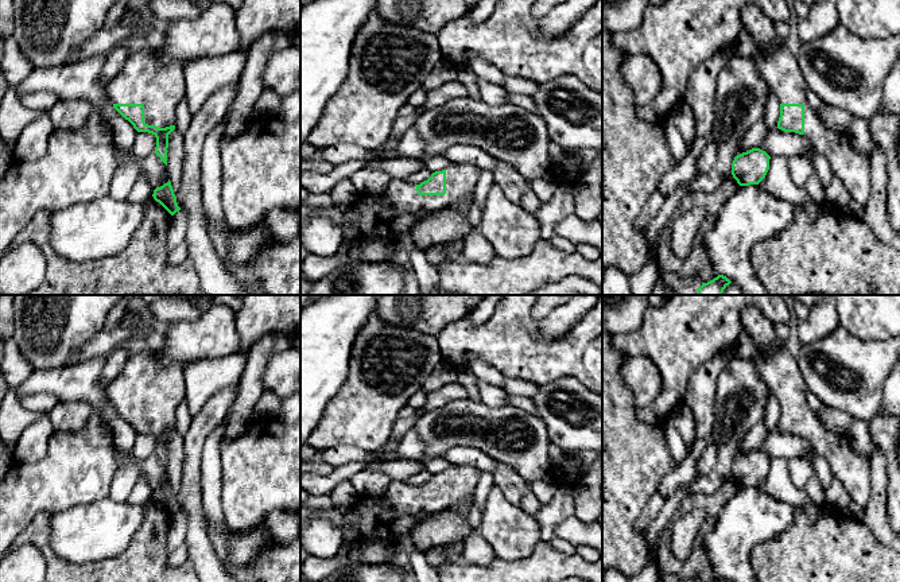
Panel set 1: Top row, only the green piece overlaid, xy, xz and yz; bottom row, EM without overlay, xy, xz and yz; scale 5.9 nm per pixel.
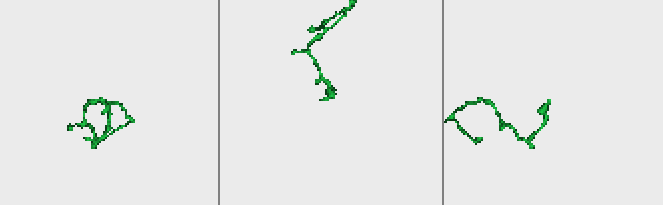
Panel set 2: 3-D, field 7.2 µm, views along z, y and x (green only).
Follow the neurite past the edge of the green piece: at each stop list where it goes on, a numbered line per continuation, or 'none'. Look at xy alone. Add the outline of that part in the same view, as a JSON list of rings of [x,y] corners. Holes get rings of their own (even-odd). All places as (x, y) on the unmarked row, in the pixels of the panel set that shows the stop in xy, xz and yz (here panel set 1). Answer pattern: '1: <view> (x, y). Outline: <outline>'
1: xy (146, 380). Outline: [[[156,352],[137,353],[129,357],[123,372],[108,385],[106,397],[112,406],[143,406],[144,423],[148,427],[175,427],[175,411],[186,399],[183,368],[175,362],[166,362]]]

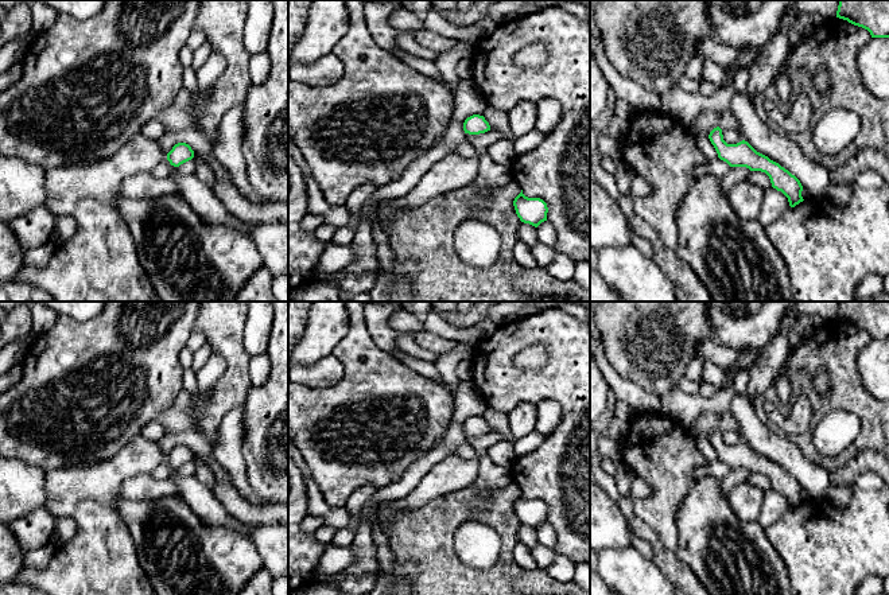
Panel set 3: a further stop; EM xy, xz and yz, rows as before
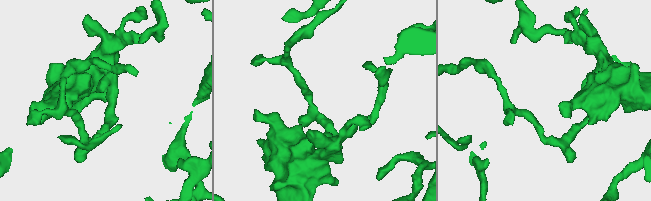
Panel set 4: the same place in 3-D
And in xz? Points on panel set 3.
none

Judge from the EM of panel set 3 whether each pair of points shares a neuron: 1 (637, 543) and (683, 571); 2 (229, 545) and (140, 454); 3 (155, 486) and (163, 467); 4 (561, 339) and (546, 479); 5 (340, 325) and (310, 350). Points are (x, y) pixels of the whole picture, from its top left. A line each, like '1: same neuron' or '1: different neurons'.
1: different neurons
2: different neurons
3: different neurons
4: same neuron
5: same neuron

